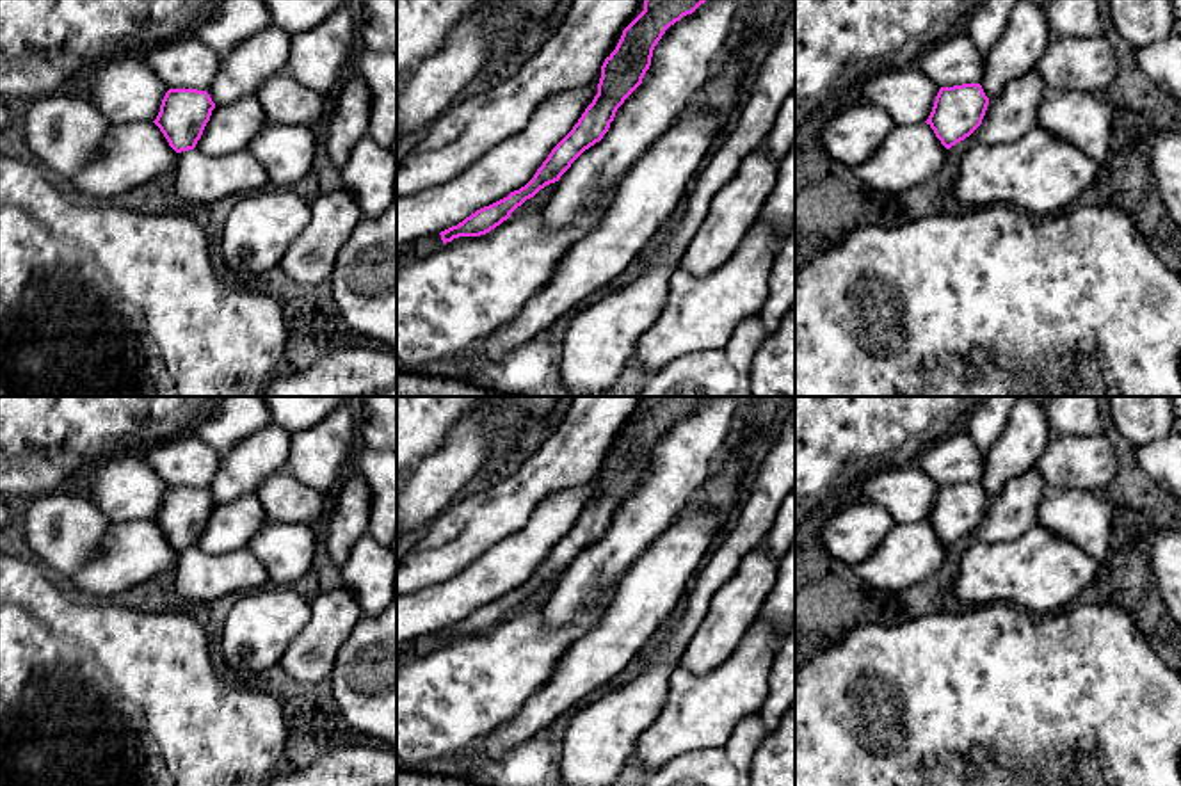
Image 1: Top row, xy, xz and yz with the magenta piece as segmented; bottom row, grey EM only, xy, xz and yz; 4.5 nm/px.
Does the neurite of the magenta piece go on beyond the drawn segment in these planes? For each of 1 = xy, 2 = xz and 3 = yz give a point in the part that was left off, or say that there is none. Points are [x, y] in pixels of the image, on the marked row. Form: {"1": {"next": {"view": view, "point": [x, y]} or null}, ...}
{"1": {"next": null}, "2": {"next": null}, "3": {"next": null}}

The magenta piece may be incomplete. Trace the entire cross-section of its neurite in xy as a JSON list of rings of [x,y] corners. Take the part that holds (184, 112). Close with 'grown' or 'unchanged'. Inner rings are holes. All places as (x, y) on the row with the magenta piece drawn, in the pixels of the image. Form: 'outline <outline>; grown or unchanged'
outline [[[169,89],[153,121],[176,151],[194,149],[210,121],[215,103],[206,91]]]; unchanged

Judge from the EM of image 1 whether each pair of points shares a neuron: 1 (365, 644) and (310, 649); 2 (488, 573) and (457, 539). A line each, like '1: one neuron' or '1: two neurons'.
1: two neurons
2: two neurons

